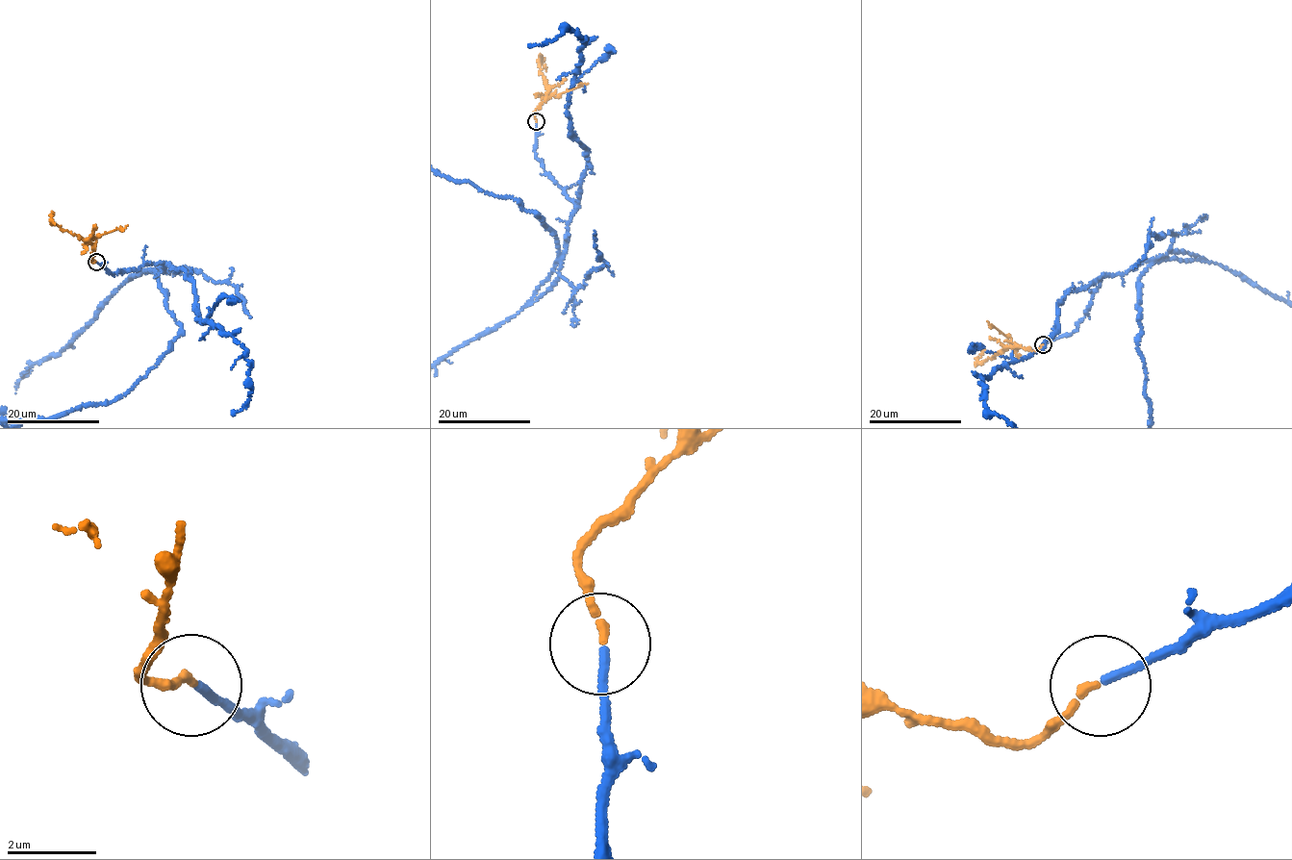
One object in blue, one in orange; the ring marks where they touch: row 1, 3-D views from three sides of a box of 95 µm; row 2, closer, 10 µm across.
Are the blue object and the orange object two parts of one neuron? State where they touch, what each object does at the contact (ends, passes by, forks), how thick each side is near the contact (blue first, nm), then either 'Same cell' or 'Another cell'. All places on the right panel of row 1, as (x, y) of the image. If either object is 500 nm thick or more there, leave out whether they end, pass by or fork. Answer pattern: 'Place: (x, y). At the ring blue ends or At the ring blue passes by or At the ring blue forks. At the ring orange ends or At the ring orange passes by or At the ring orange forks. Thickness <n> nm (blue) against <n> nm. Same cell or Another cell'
Place: (1043, 344). At the ring blue ends. At the ring orange ends. Thickness 160 nm (blue) against 160 nm. Same cell

